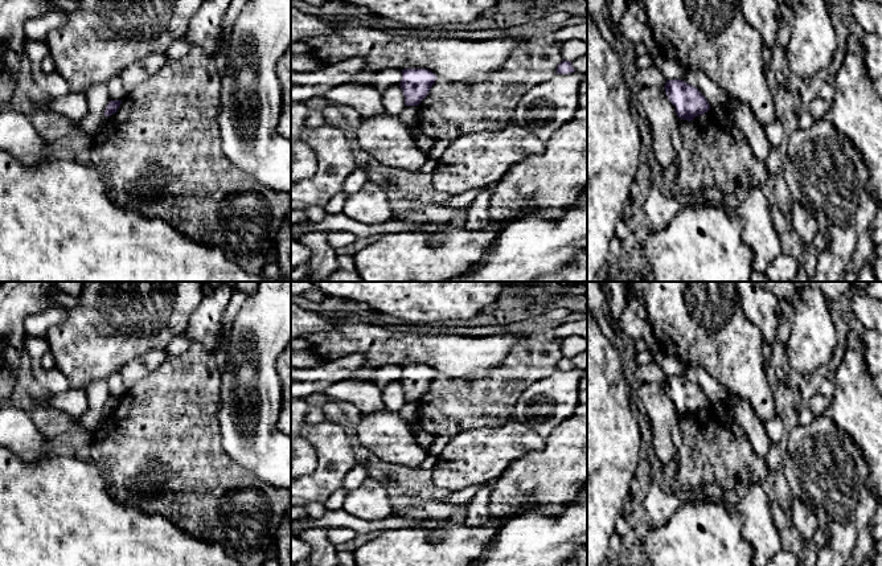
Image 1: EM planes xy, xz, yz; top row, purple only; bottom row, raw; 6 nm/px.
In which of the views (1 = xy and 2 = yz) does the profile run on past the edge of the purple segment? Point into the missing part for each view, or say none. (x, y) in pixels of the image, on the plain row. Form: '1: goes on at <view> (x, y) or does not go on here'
1: does not go on here
2: does not go on here

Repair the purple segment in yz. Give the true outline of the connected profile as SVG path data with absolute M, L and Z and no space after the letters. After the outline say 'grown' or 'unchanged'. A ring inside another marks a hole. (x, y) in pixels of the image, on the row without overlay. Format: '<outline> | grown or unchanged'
M681 376L666 377L665 390L676 403L677 413L688 418L710 406L710 401L702 389Z | unchanged

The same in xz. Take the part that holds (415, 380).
M426 365L402 366L401 385L406 402L418 402L430 389L436 372Z | unchanged

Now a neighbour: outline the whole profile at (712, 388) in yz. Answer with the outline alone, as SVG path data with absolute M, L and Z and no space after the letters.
M684 365L684 377L697 384L710 401L710 406L715 411L730 409L733 399L722 387L722 385L710 377L701 366Z

